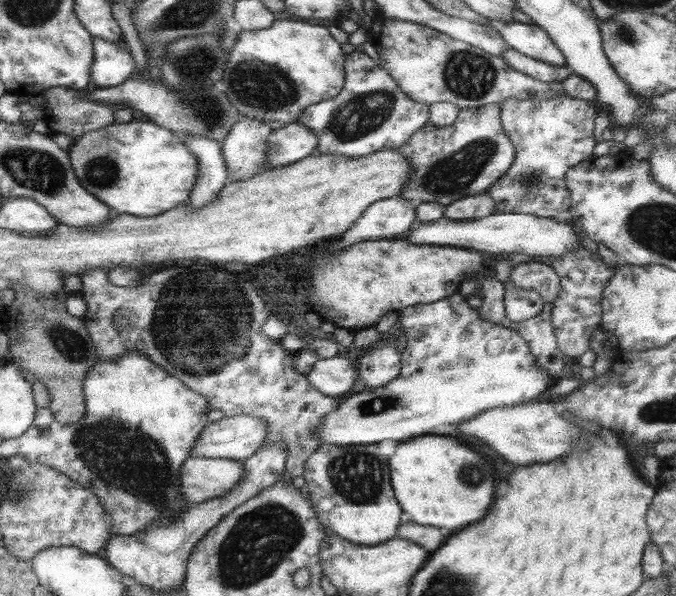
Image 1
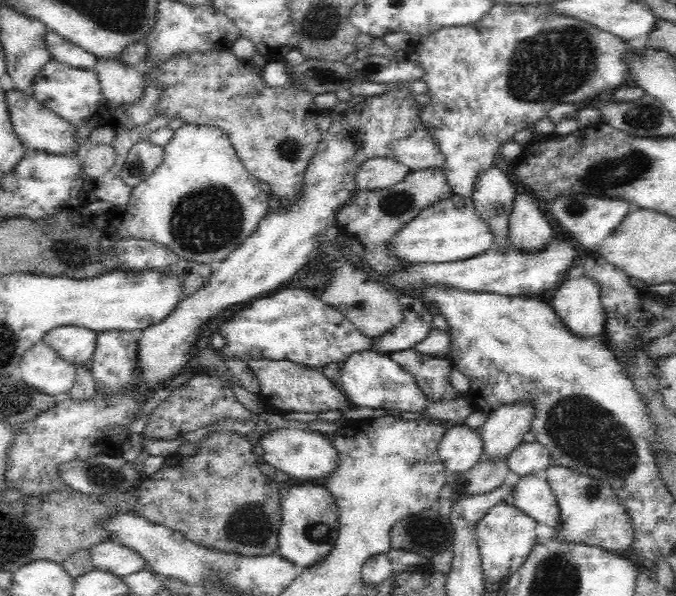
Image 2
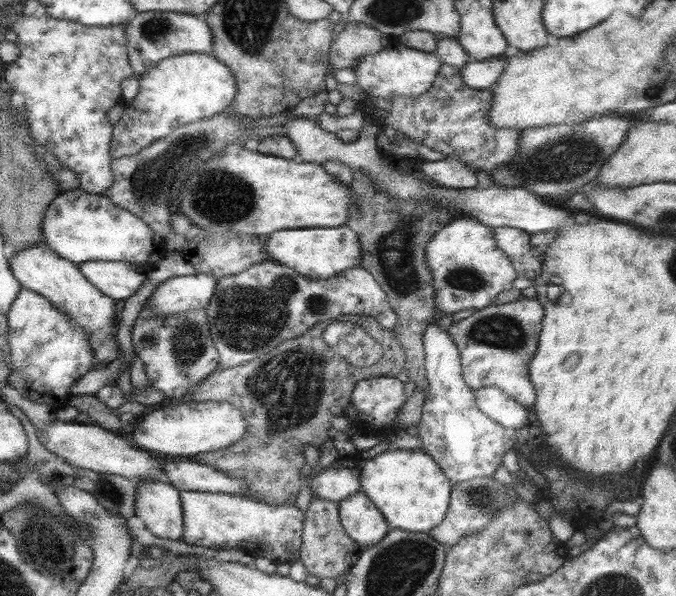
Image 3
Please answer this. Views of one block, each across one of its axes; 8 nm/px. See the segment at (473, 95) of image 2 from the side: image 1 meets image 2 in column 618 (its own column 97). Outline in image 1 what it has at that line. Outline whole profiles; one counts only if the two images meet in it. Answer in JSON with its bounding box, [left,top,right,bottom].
[91,37,136,88]

